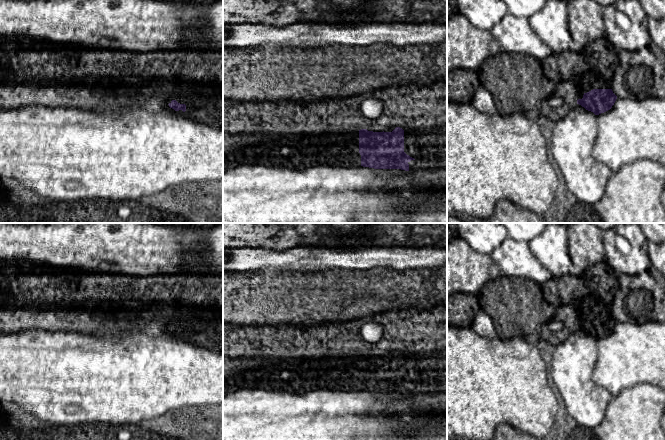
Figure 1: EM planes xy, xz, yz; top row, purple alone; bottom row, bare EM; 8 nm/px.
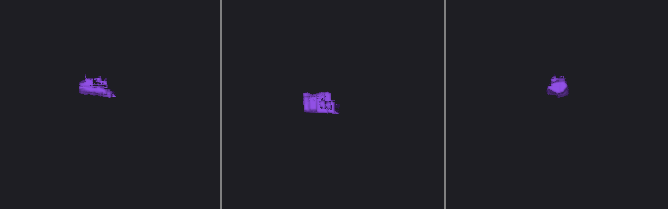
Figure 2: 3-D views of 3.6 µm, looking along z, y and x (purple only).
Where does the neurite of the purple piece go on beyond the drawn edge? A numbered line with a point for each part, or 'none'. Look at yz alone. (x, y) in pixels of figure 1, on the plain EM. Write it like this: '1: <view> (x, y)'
1: yz (594, 303)

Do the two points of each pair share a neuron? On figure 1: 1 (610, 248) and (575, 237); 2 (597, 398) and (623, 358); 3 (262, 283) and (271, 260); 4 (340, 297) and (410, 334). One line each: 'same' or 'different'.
1: different
2: different
3: different
4: different

